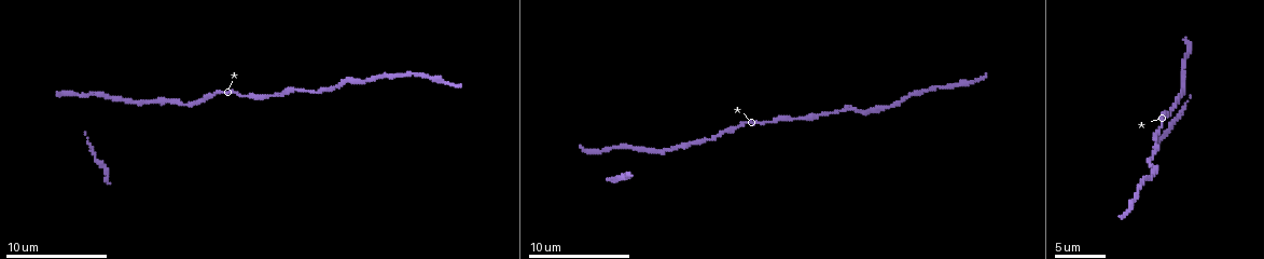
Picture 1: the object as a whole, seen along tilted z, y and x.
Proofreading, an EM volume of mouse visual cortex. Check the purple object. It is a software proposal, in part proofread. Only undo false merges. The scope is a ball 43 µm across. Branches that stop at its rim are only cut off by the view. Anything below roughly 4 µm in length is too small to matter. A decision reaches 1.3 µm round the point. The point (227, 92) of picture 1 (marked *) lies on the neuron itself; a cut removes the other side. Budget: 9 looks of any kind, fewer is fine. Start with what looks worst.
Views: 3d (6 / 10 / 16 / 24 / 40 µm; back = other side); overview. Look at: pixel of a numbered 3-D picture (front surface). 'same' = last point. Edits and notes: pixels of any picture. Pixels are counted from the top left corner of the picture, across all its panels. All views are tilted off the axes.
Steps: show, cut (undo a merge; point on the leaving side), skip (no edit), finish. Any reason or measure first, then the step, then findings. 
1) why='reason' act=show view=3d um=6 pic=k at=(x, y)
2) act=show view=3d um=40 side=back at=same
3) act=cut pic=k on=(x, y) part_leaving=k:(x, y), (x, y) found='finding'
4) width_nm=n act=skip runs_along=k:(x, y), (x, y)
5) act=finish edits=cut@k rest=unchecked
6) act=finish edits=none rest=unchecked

why='calibre changes' act=show view=3d um=6 pic=1 at=(400, 75)

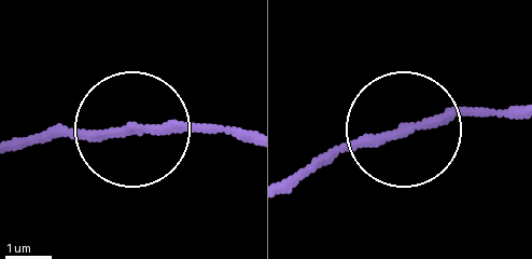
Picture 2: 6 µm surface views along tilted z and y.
width_nm=180 act=skip found='one neuron here'

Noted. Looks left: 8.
why='sudden change in width' act=show view=3d um=16 pic=1 at=(1174, 104)

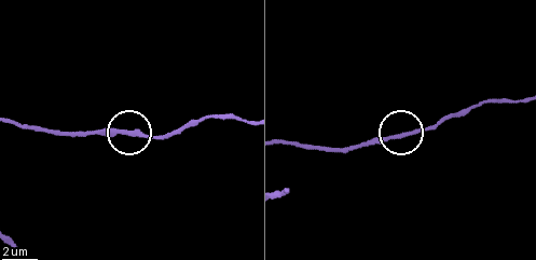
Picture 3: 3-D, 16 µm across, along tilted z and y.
act=skip runs_along=3:(494, 100), (456, 111), (421, 130), (348, 146) found='one neuron here'

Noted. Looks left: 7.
why='thick turns thin' act=show view=3d um=6 pic=1 at=(884, 110)

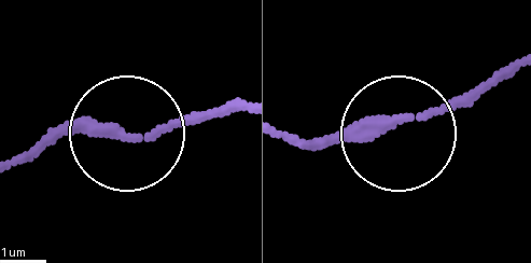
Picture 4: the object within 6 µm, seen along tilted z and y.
width_nm=240 act=skip runs_along=4:(10, 164), (80, 134), (161, 132), (214, 112) found='one neuron here'

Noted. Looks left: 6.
why='sudden change in width' act=show view=3d um=6 pic=1 at=(1182, 71)

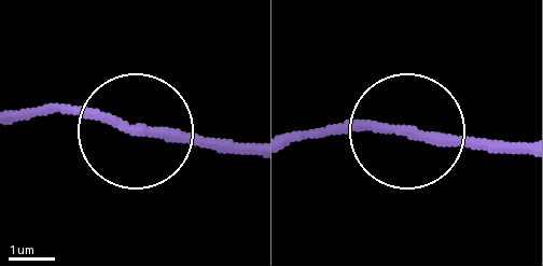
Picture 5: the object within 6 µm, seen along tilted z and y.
act=skip runs_along=5:(250, 151), (157, 140), (88, 114), (19, 113) found='all the same neuron'

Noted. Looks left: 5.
act=finish edits=none rest=unchecked

